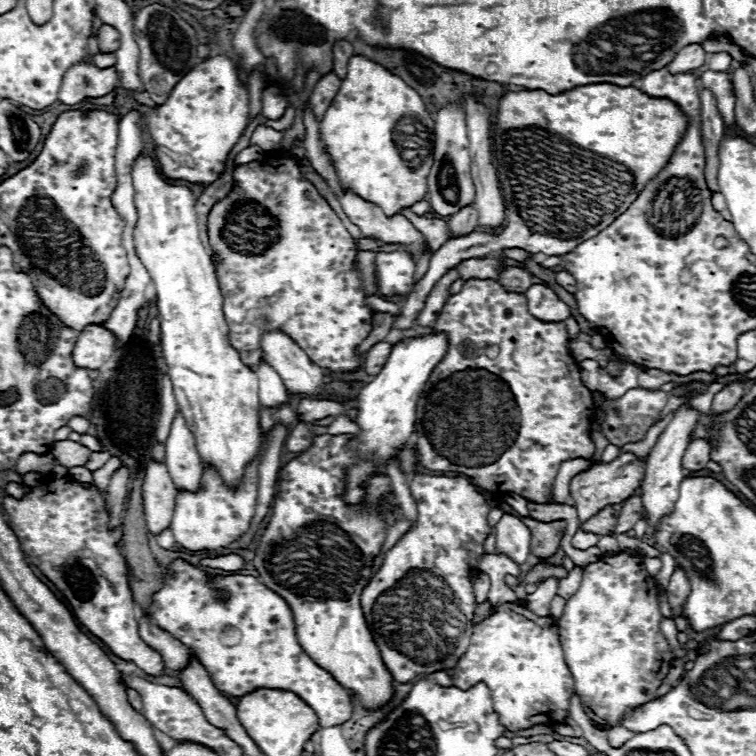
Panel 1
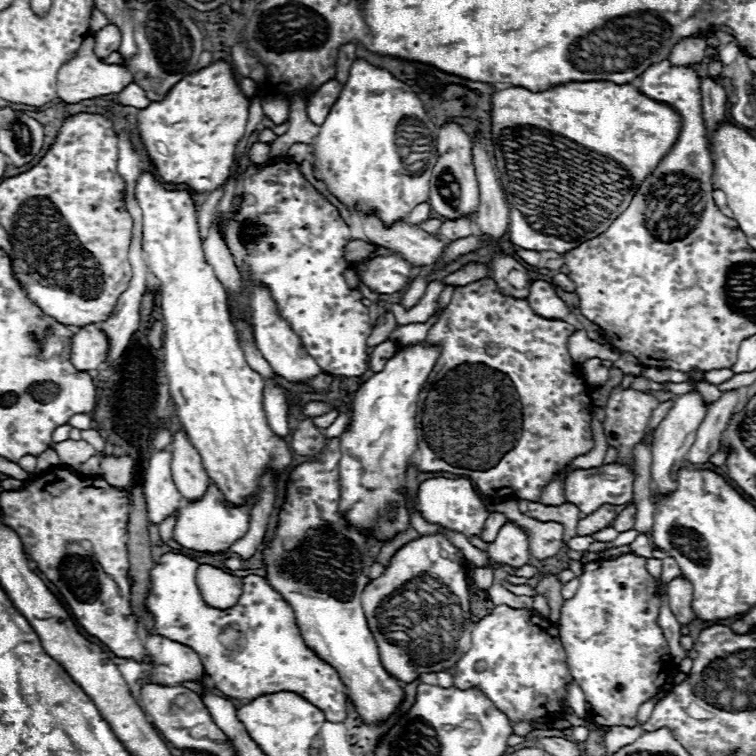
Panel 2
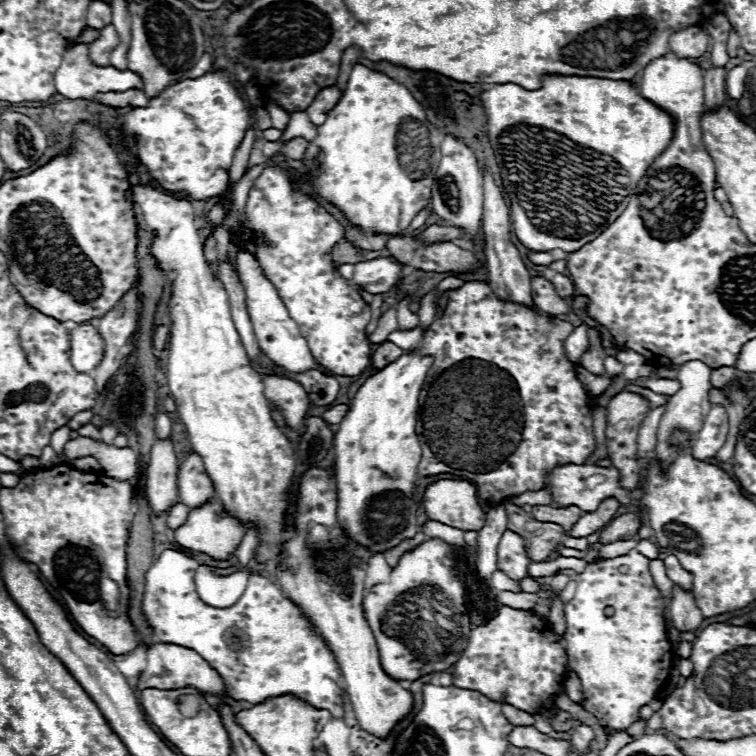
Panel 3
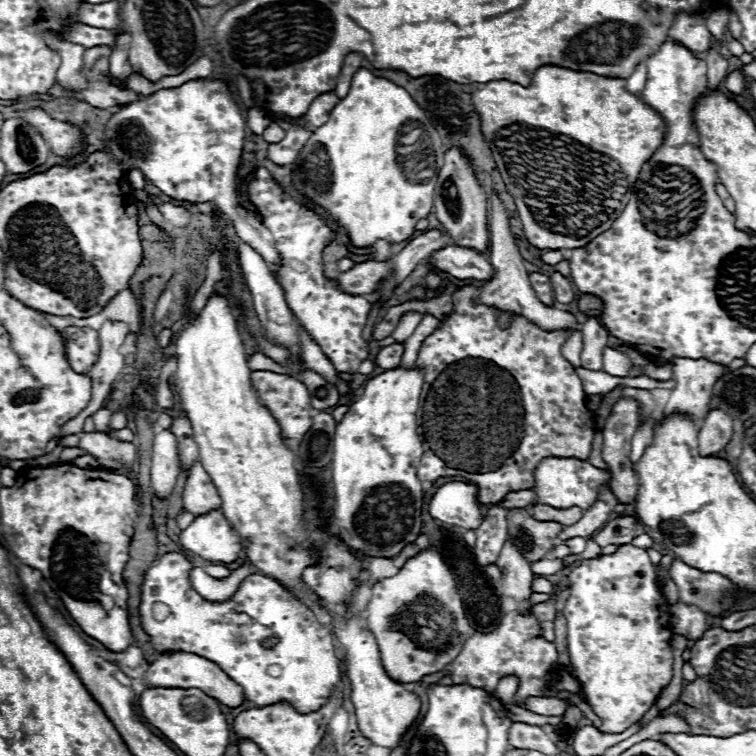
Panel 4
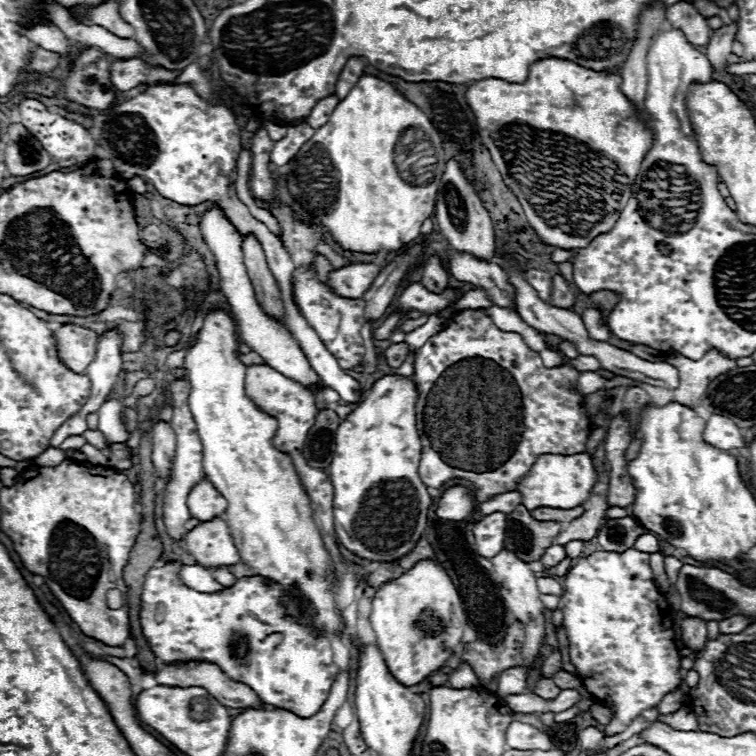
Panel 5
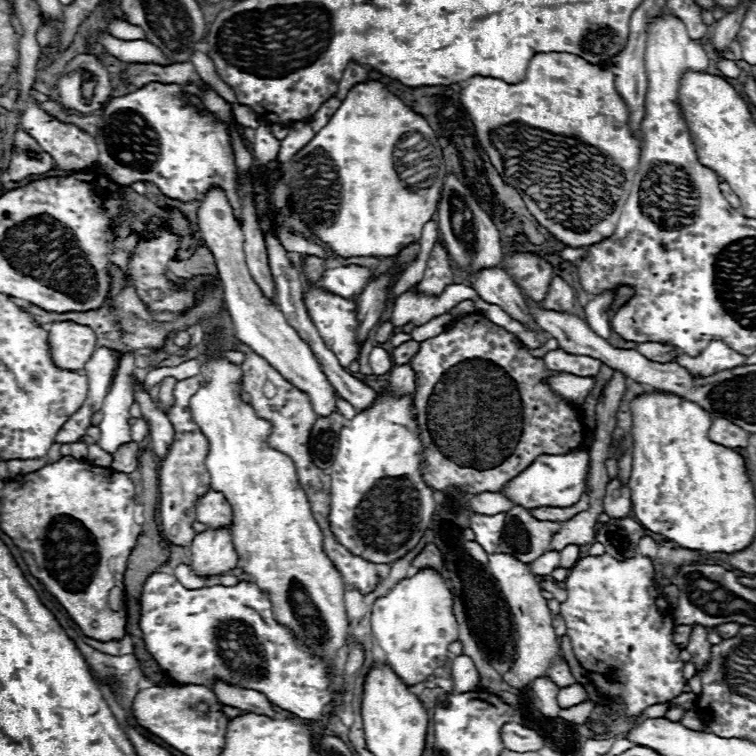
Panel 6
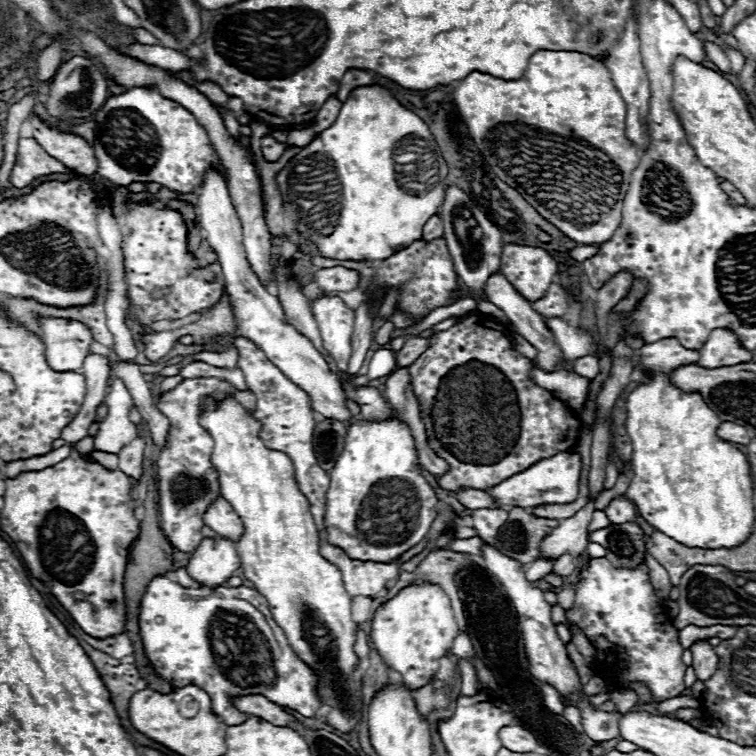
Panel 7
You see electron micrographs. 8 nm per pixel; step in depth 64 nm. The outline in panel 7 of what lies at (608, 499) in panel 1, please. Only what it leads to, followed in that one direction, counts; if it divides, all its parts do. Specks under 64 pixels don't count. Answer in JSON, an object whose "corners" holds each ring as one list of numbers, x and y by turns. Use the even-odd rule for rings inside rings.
{"corners":[[558,452,556,456,542,458,528,470,510,476,508,480,500,482,498,486,486,490,490,496,500,500,508,506,542,506,542,504,566,504,574,502,578,498,578,484,580,484,580,472,582,472,582,456,578,452]]}

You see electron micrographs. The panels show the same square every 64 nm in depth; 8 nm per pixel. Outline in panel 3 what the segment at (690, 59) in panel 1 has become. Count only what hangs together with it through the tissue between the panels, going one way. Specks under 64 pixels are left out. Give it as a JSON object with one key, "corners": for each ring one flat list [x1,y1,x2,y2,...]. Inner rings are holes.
{"corners":[[692,26,692,28,686,28,684,32,672,34,670,50,678,58,700,58,706,54,708,42,710,42,710,36,708,36,706,28]]}

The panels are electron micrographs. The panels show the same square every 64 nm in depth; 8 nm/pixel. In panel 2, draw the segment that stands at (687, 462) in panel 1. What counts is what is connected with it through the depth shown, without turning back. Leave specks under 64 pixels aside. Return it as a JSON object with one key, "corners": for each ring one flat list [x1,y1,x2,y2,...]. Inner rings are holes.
{"corners":[[728,390,716,402,710,404,710,408,706,412,706,418,696,432,696,442,688,450,686,462,694,464,694,466,700,466,700,464,708,462,708,458,712,454,718,452,720,434,726,428,726,422,728,422,730,414,734,412,734,406,738,402,736,394,740,394,740,392,738,390]]}

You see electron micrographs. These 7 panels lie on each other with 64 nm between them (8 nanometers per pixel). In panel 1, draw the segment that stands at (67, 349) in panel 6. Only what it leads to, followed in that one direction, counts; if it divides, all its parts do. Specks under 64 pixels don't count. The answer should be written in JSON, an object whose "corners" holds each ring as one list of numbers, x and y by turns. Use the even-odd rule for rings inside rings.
{"corners":[[90,324,80,332,76,346,72,350,72,360,78,368,98,370,118,348,118,338,104,326]]}

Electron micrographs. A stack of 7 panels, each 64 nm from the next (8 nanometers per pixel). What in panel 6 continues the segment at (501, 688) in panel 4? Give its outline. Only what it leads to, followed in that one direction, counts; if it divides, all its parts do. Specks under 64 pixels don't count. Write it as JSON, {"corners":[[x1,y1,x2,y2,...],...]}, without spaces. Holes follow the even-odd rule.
{"corners":[[492,554,488,558,488,568,490,568,490,574,498,582,500,592,506,598,506,604,510,606,510,610,514,614,514,620,518,624,518,632,520,632,518,658,510,666,510,670,502,676,504,684,508,684,510,688,522,690,532,680,536,680,538,676,548,676,558,688,568,688,568,686,576,684,576,678,572,676,568,664,564,660,556,658,558,636,552,630,552,614,546,606,546,600,542,598,542,590,536,582,536,576,528,570,528,566,524,562,516,560,510,554]]}

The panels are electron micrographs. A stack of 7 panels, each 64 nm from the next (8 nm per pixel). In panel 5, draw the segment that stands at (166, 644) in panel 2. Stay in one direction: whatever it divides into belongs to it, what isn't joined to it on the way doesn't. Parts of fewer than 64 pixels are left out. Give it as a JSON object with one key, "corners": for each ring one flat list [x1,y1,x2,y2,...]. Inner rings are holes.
{"corners":[[176,662,176,664,164,664,160,670,156,670,154,680,162,686,200,686,208,694,212,694,222,706,226,708,260,708,262,702,256,698,256,694,240,684,230,680,216,664,210,662]]}

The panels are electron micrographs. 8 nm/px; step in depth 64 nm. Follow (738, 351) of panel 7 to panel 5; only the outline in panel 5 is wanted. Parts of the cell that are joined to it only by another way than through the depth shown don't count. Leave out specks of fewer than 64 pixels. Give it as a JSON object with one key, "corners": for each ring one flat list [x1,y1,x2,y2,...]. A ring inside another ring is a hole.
{"corners":[[710,350,700,360,690,360,682,354,670,354,668,362,678,370,680,376,678,388,667,390,648,384,643,384,642,388,658,405,680,402,692,410,696,410,702,404,708,384,720,374,726,374,726,370,734,370,736,366,736,360,728,360,716,350]]}

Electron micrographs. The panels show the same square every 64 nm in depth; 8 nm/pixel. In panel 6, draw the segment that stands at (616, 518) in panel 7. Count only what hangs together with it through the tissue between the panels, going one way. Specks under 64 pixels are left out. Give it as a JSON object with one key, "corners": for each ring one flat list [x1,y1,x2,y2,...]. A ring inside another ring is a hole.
{"corners":[[618,478,608,482,606,498,604,498,604,512,612,518,624,518,630,514,632,498,630,498,630,486,620,484]]}

